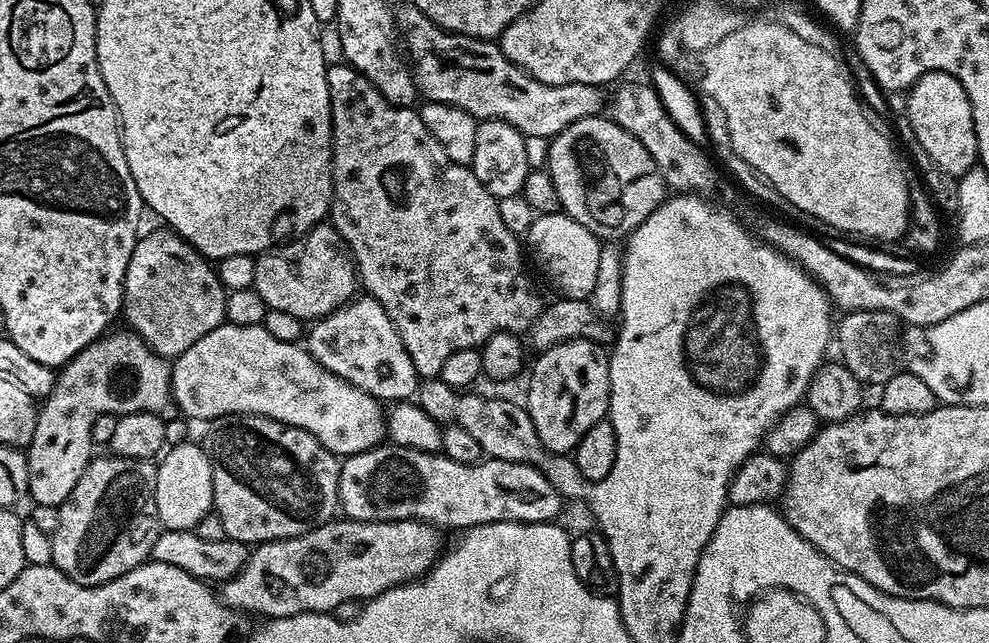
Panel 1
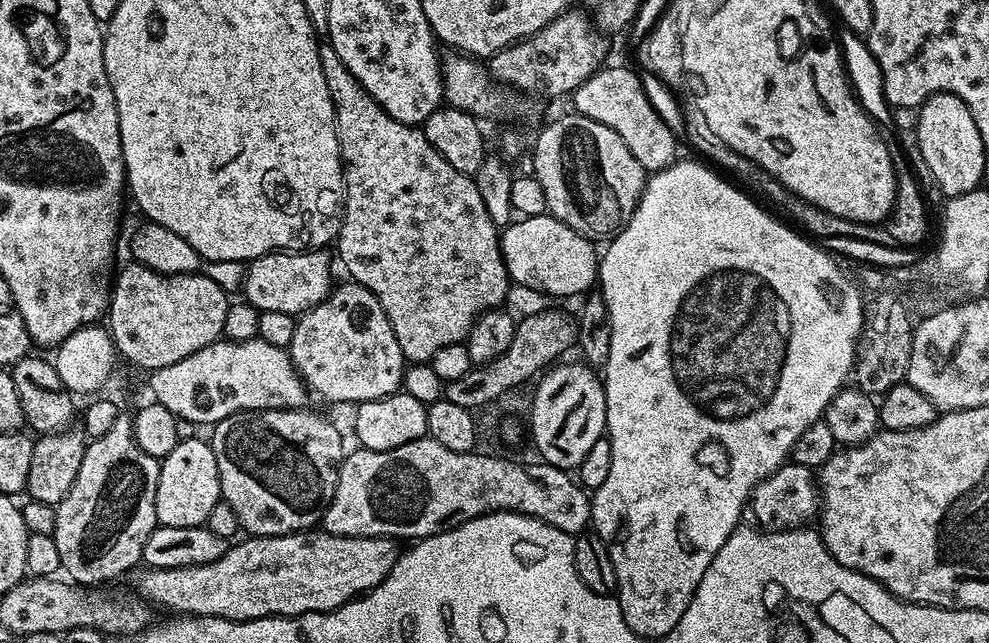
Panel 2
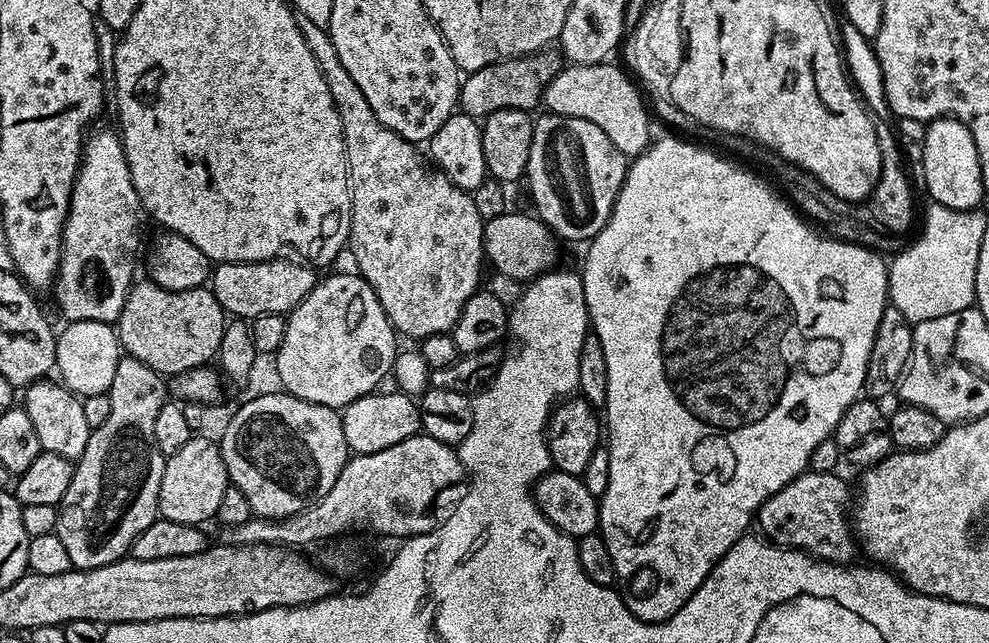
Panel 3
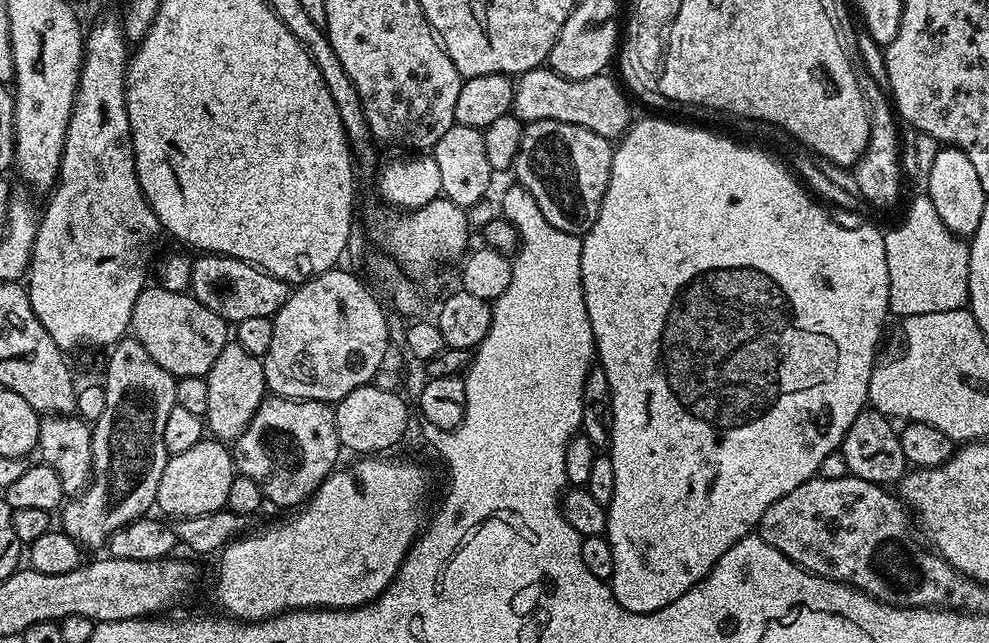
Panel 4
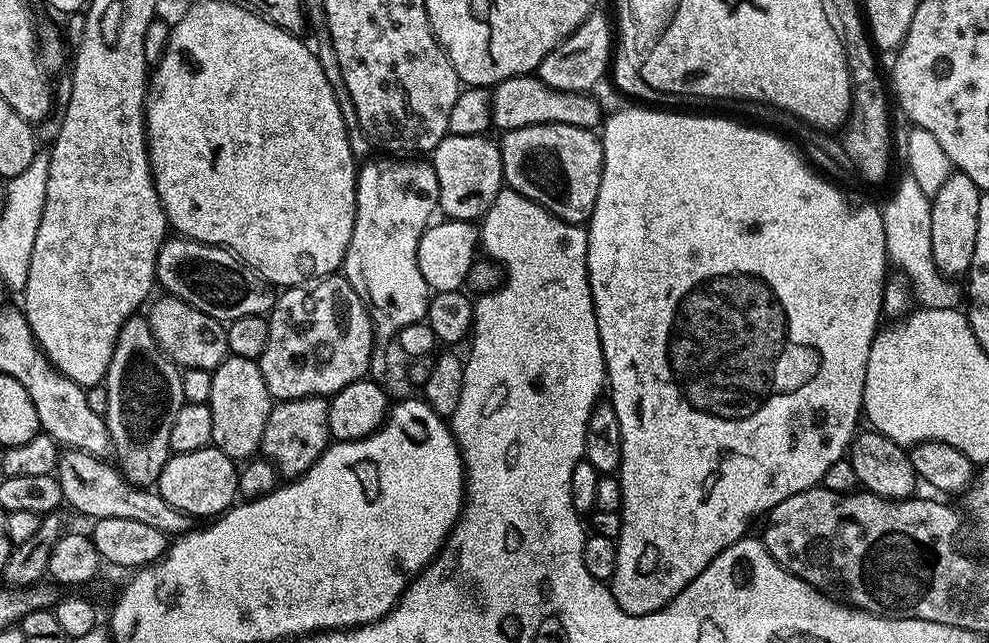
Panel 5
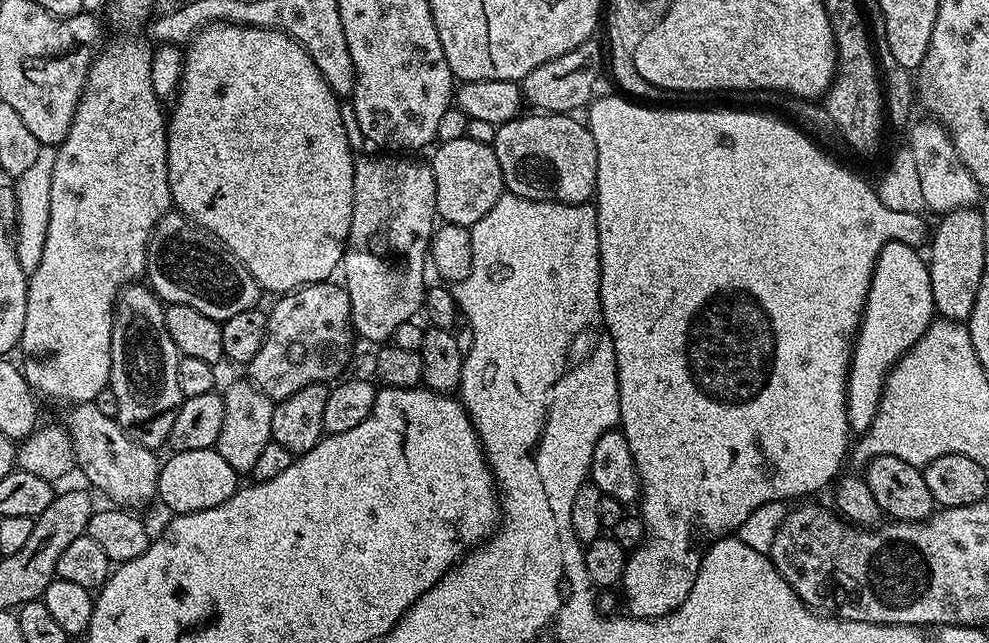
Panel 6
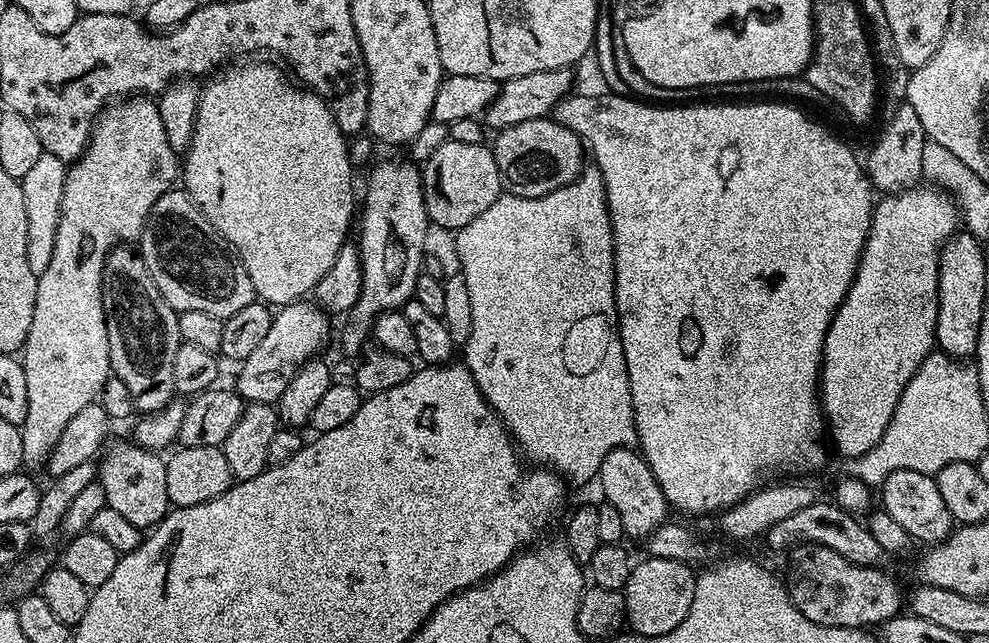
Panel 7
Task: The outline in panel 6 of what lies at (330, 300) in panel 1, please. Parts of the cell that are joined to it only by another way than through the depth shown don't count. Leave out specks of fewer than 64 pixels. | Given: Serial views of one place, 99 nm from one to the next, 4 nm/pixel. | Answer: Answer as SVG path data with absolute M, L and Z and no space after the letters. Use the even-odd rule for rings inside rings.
M175 210L163 216L148 239L146 280L161 301L190 306L221 322L241 310L257 307L256 299L262 296L250 270L230 249Z

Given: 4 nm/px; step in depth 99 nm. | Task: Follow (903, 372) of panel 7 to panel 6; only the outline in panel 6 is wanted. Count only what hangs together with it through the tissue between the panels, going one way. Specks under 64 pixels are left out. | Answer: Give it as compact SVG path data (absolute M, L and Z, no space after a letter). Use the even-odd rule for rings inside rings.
M889 240L876 259L864 315L852 341L848 362L848 426L856 434L871 428L885 378L937 315L925 257L912 248L915 247L911 243Z

